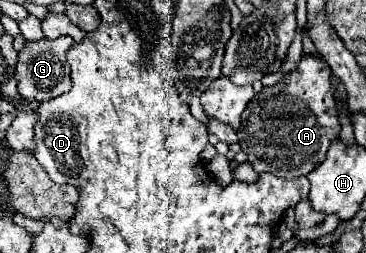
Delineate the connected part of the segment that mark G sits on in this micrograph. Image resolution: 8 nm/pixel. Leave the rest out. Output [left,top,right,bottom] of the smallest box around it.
[17,37,75,103]

